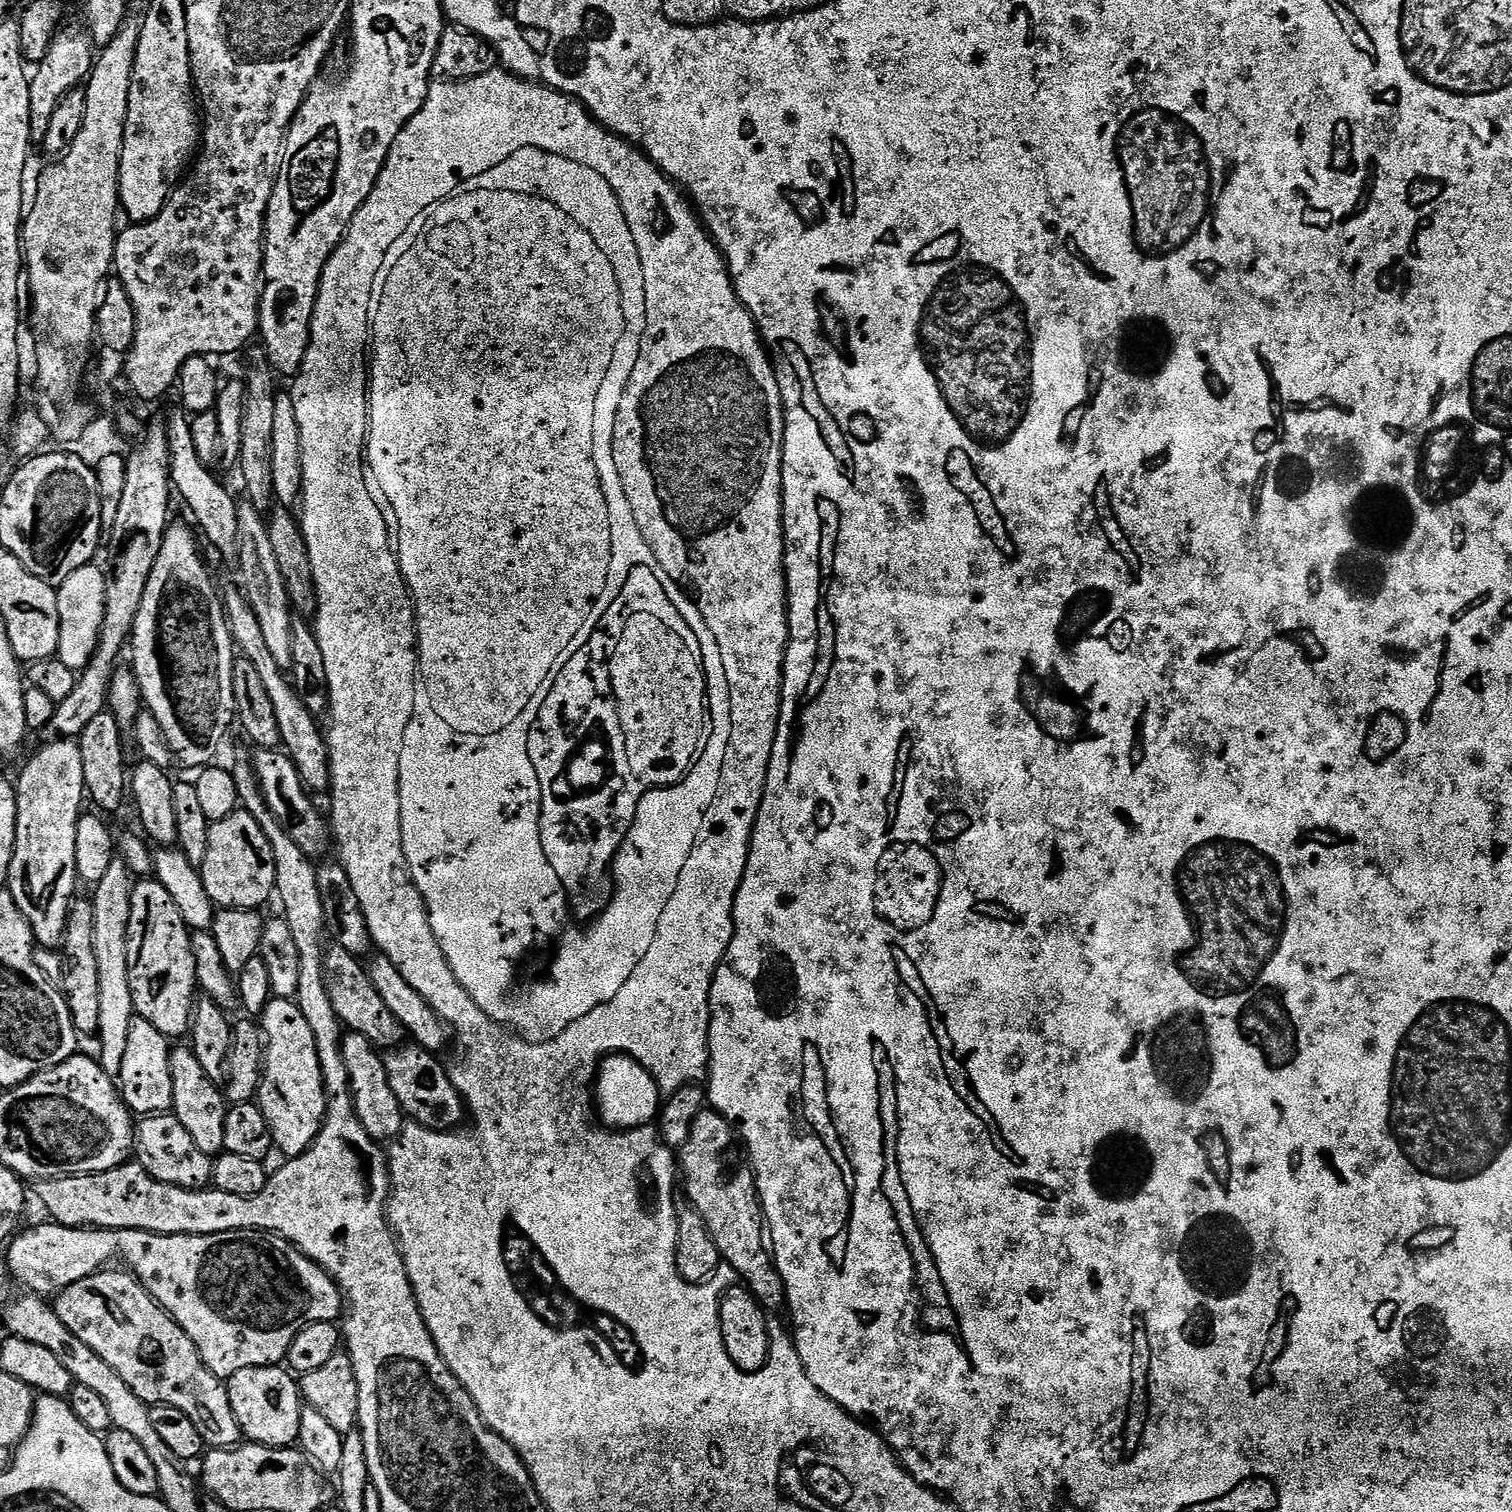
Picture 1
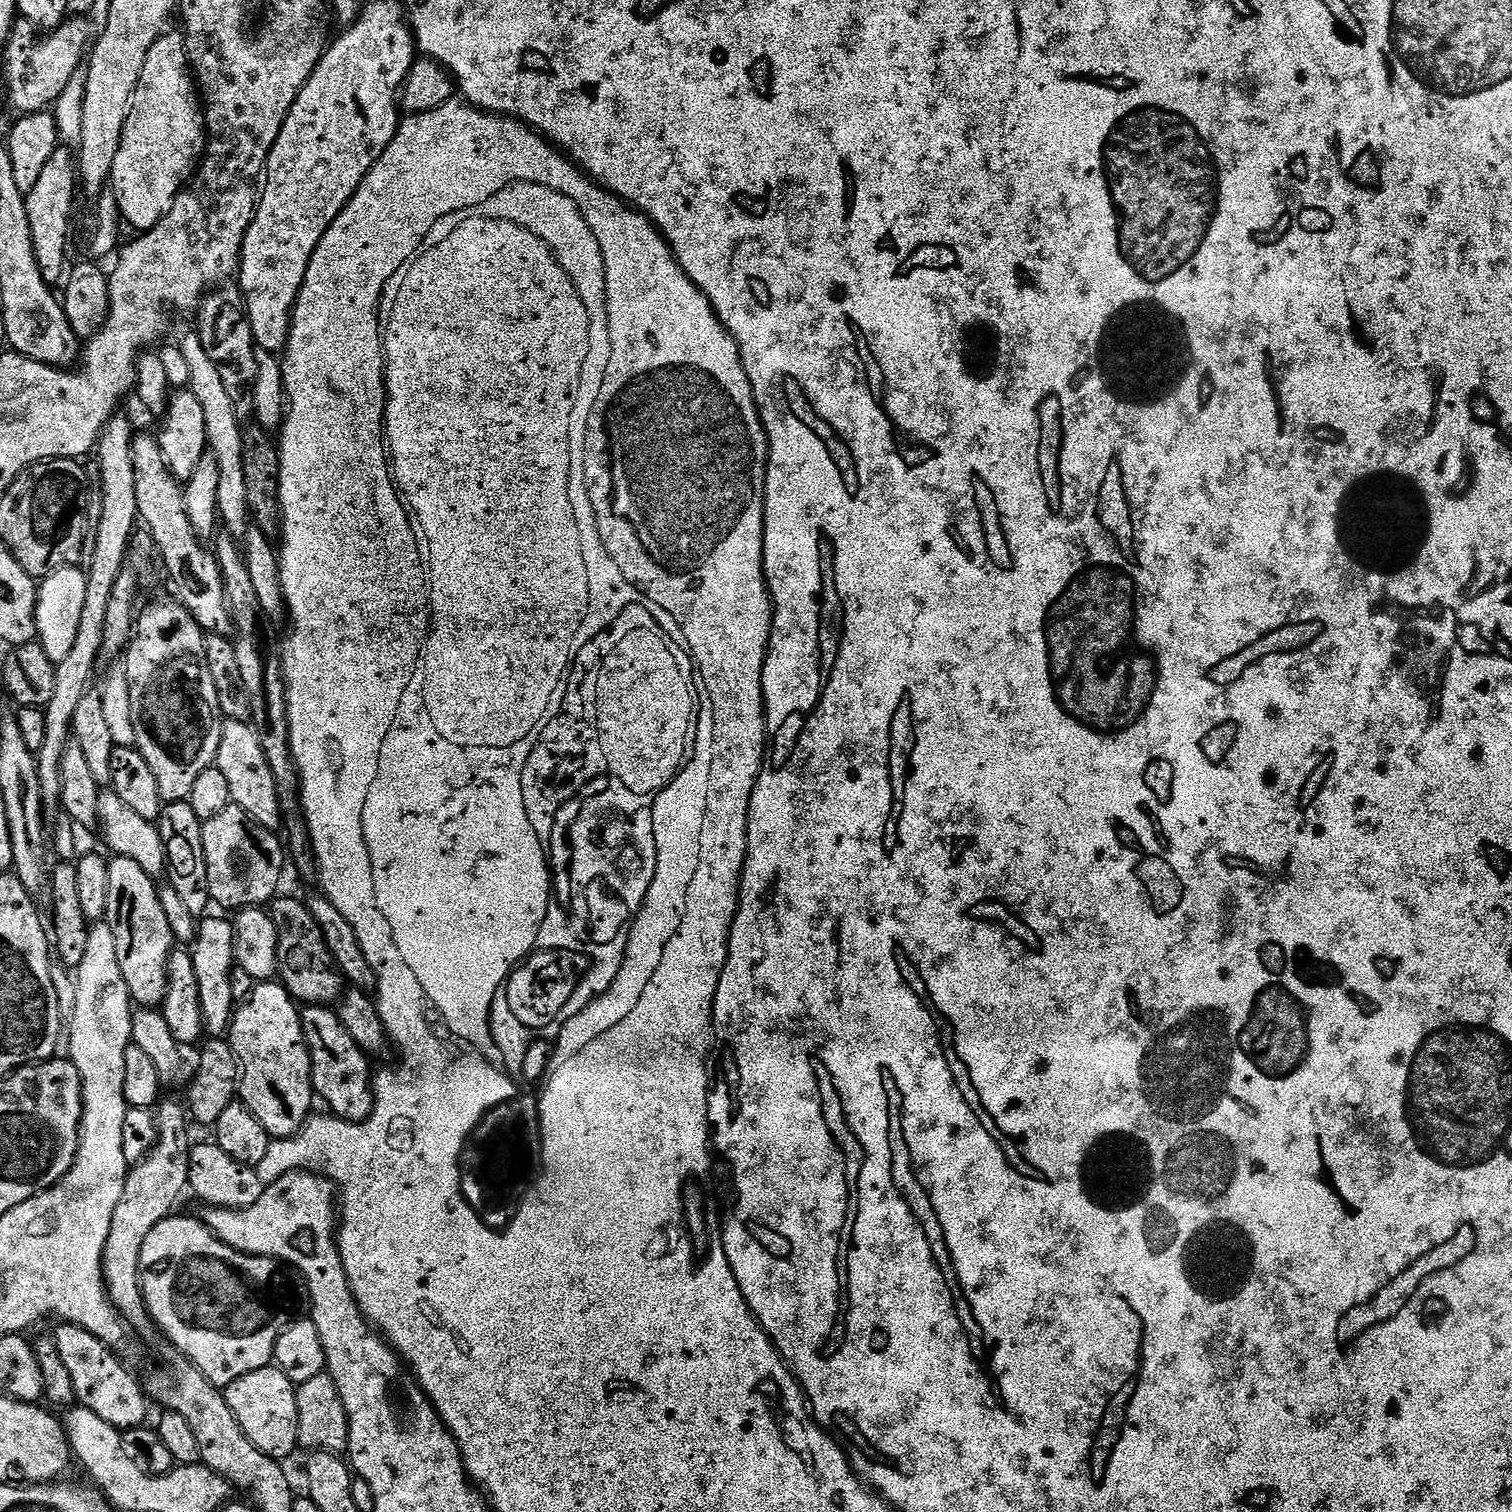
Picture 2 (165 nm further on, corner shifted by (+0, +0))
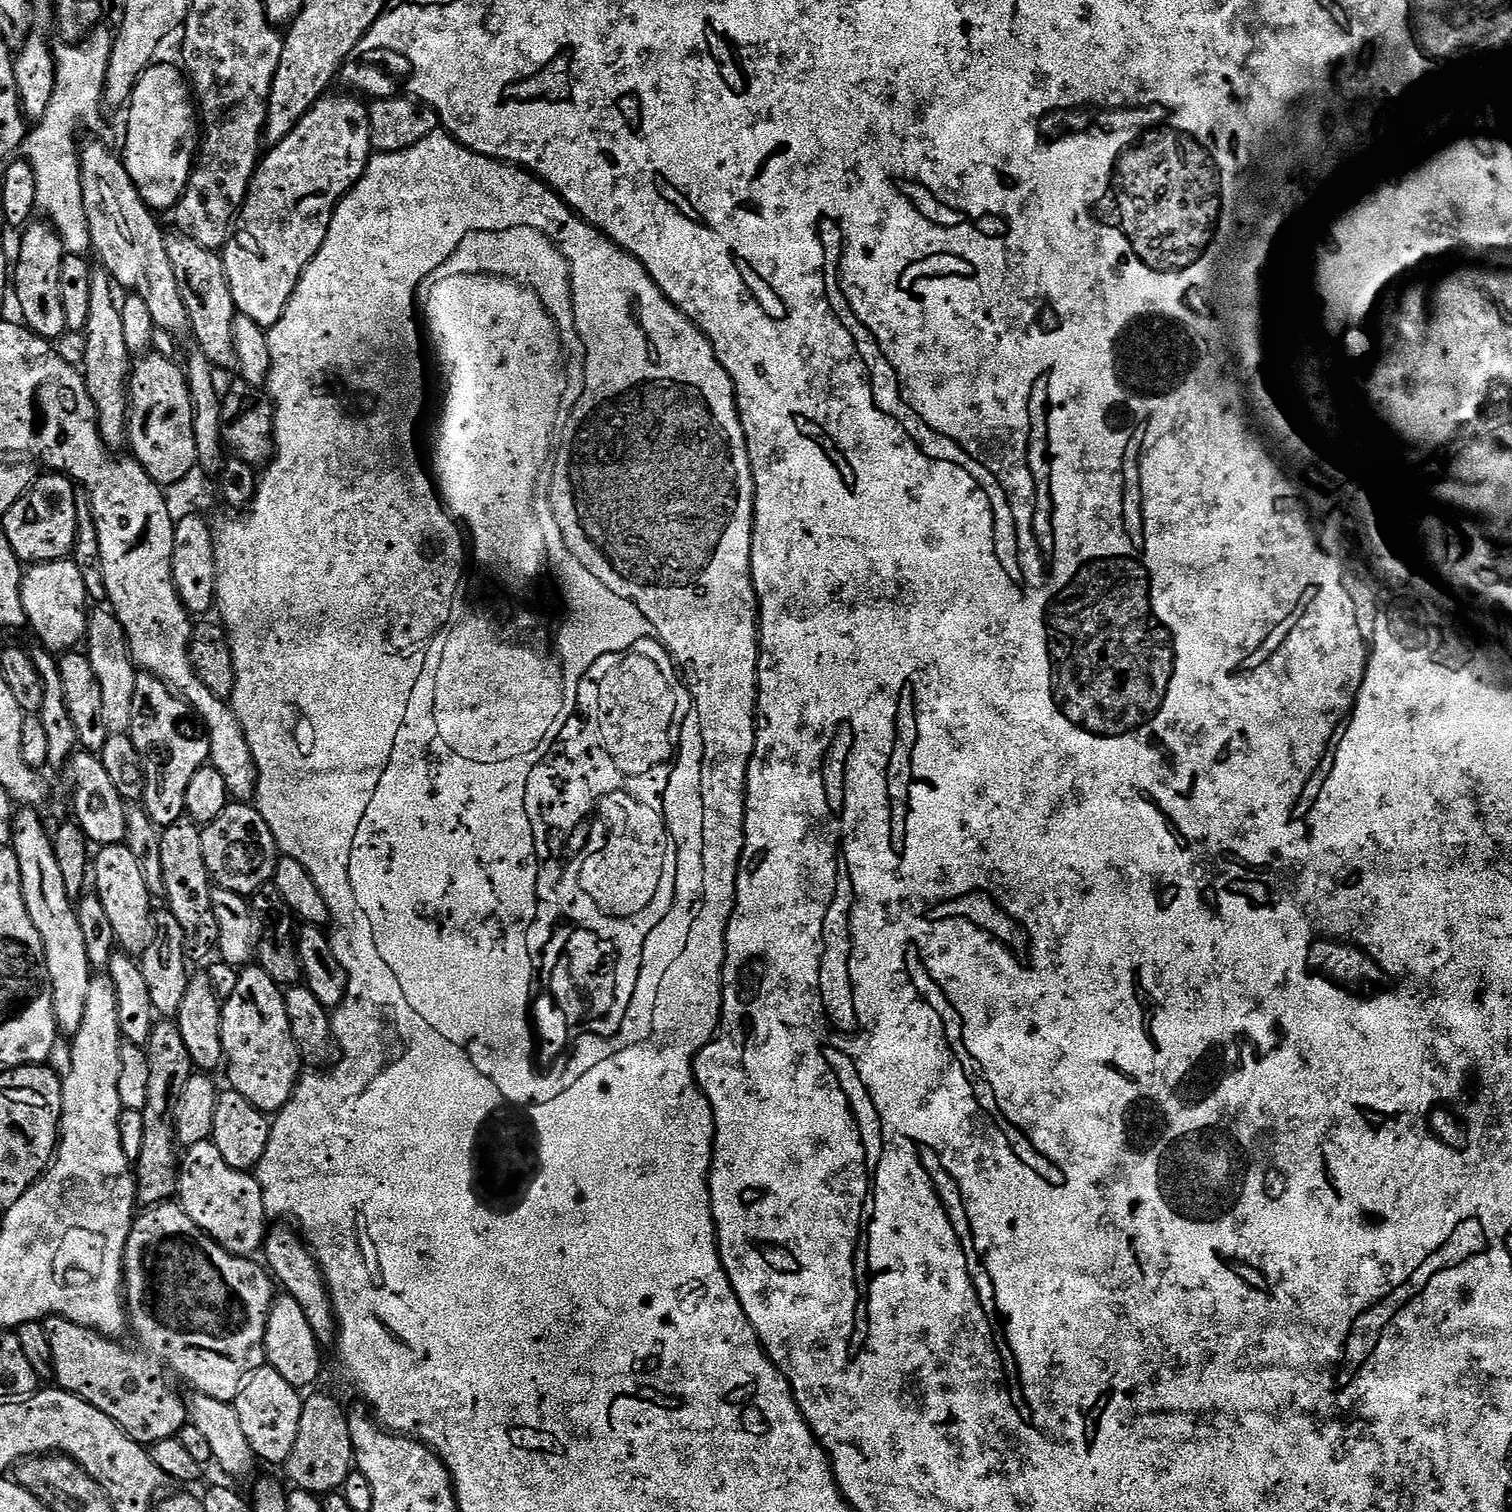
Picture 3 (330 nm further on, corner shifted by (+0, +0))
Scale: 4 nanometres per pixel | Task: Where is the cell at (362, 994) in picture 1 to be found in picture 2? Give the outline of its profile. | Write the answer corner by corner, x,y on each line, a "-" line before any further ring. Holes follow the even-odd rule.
280,894
271,901
272,921
278,930
278,970
279,983
301,1005
323,1004
332,1006
339,1001
346,988
346,979
336,965
334,957
323,938
314,914
305,901
296,896

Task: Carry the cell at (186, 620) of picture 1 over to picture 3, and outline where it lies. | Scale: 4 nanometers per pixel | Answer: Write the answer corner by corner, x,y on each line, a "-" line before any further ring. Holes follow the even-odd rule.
140,674
137,675
136,685
134,686
134,714
132,715
130,735
134,742
134,746
138,750
138,754
142,758
142,766
144,767
144,794
142,797
144,812
152,819
153,824
161,830
168,828
172,824
177,824
179,820
185,819
186,816
184,811
184,807
186,806
186,786
190,786
190,778
194,778
194,774
198,774
198,770
205,767
210,760
210,742
208,741
207,731
198,723
192,705
186,703
183,696
176,695
167,684
162,683
156,676

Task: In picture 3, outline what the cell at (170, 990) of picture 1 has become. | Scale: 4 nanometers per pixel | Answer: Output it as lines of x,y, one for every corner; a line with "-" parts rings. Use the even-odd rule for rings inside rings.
127,843
105,844
95,853
90,872
96,876
95,895
106,906
106,914
110,918
110,926
114,926
117,945
129,954
139,954
148,945
154,927
154,897
148,891
146,878
142,878
140,860

